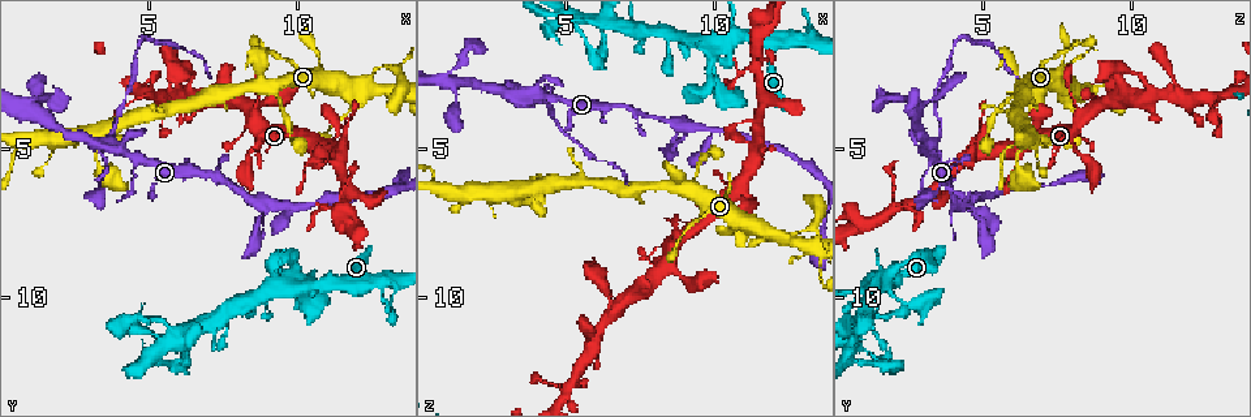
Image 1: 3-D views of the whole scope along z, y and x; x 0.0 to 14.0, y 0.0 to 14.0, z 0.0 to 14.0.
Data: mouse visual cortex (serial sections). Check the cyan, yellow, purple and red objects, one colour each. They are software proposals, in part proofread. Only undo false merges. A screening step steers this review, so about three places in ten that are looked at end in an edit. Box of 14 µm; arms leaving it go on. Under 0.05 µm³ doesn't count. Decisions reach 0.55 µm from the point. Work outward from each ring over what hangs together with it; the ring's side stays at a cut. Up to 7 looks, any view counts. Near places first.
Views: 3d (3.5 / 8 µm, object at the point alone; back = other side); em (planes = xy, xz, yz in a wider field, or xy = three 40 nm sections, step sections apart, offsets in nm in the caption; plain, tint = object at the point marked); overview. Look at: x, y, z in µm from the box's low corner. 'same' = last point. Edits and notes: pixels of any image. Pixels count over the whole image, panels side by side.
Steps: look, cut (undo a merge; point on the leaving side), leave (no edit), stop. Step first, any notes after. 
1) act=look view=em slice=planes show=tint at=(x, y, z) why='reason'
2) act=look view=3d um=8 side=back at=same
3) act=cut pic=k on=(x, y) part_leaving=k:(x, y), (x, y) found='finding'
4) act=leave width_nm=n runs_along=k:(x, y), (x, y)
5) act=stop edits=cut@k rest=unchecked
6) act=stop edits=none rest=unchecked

act=look view=3d um=3.5 at=(1.1, 3.7, 2.8) why='sharp bend'

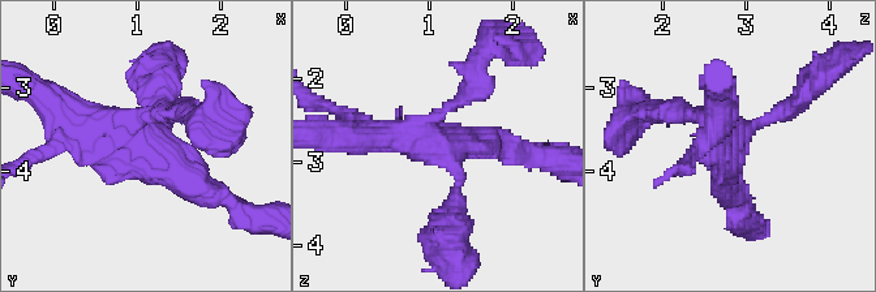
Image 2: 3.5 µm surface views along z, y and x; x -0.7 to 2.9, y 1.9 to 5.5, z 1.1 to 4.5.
act=look view=em slice=xy step=3 show=tint at=(1.15, 3.70, 2.75) why='need the tissue'

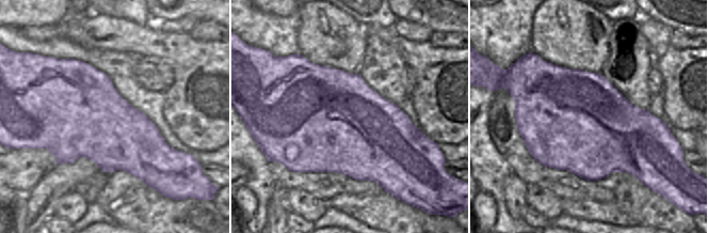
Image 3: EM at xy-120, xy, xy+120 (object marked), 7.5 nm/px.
act=leave runs_along=2:(734, 196), (725, 136), (678, 115) found='all the same cell'

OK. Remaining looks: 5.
act=look view=3d um=3.5 at=(3.8, 4.4, 3.6) why='thin neck'

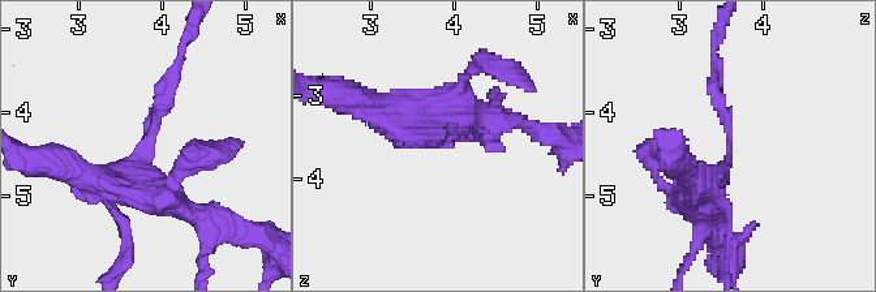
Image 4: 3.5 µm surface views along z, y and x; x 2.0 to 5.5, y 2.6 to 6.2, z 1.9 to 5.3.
act=look view=em slice=xy step=2 show=tint at=(3.80, 4.30, 3.60) arm_widths_nm=150,300 why='shape alone is not enough'

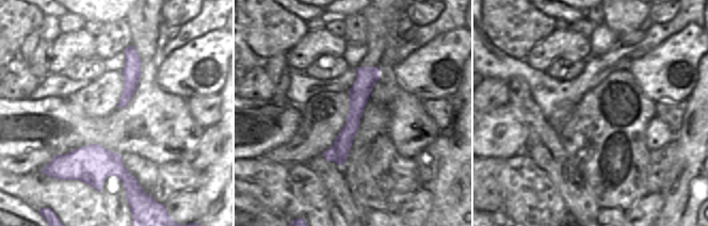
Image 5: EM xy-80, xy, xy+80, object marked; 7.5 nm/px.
act=cut pic=4 on=(728, 111) part_leaving=4:(728, 153), (715, 41) found='two cells meet here'

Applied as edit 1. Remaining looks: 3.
act=stop edits=cut@4 rest=unchecked

